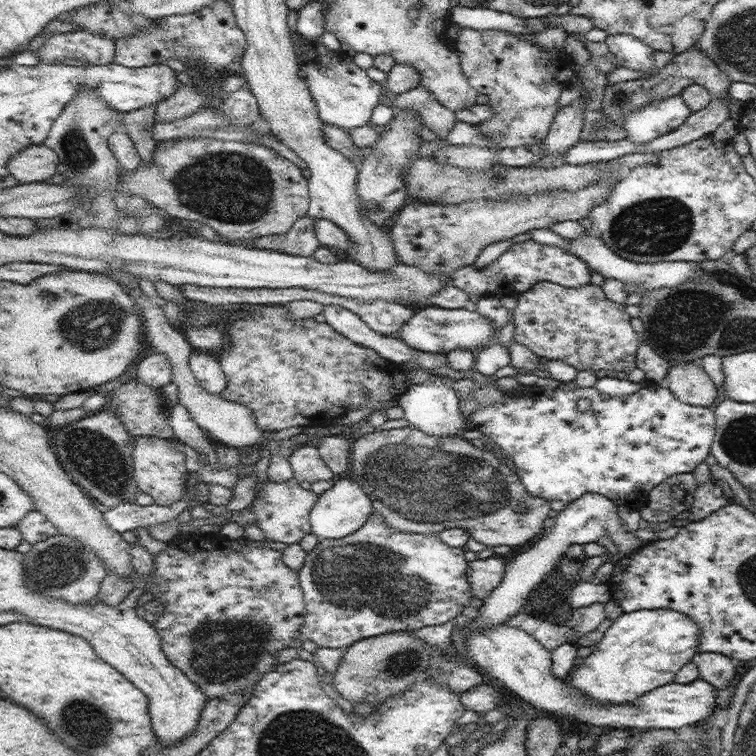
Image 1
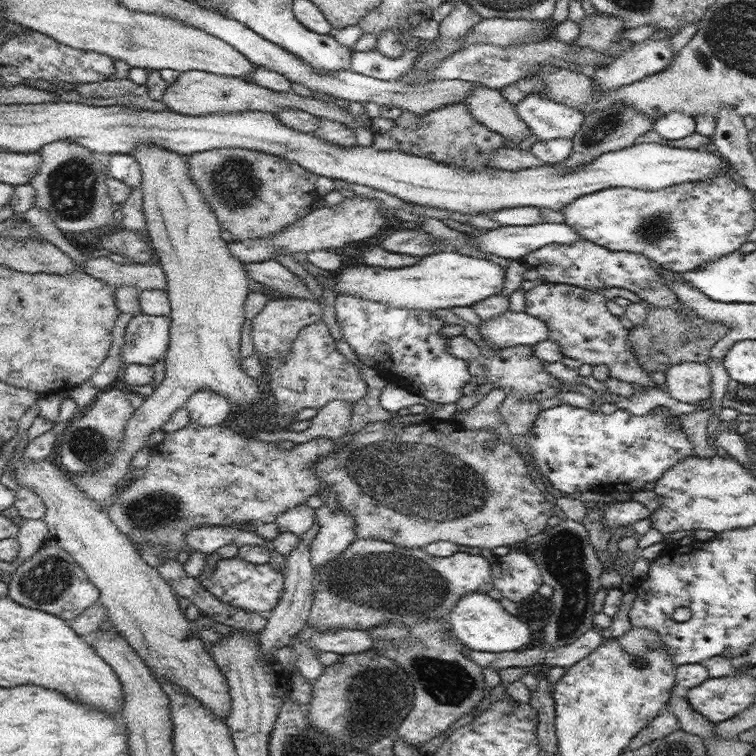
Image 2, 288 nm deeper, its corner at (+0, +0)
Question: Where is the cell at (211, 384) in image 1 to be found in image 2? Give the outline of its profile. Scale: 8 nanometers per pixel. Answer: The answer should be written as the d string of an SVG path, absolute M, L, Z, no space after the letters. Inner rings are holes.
M209 388L195 392L191 400L187 400L185 408L189 414L187 422L199 424L199 426L221 426L231 410L229 402Z

